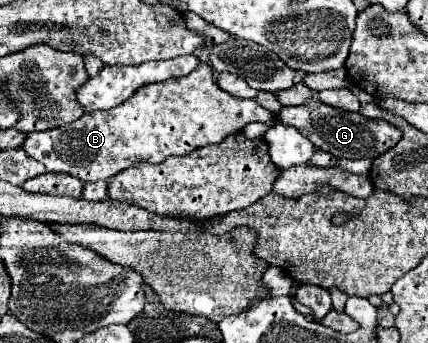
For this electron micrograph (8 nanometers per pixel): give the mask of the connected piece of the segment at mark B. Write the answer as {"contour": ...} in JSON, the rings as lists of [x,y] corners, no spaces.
{"contour":[[[199,64],[185,78],[171,78],[139,88],[127,102],[109,112],[83,114],[63,128],[31,132],[21,148],[43,162],[49,172],[63,172],[81,182],[97,182],[109,180],[141,162],[159,164],[169,156],[187,156],[201,146],[219,144],[227,134],[239,132],[249,122],[267,122],[267,126],[273,126],[275,114],[251,98],[231,98],[231,94],[219,90],[213,82],[211,66]]]}

